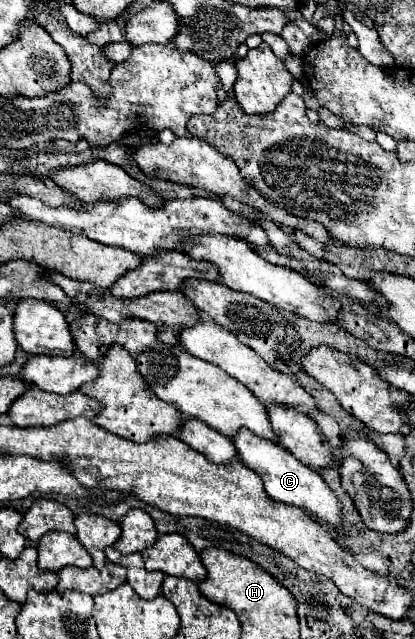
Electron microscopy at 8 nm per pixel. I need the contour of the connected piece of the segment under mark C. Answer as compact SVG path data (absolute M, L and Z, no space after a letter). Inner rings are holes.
M240 428L240 432L236 432L236 436L232 436L232 444L236 446L238 458L262 478L266 494L272 496L272 500L300 506L332 526L340 524L340 502L316 470L310 470L308 466L304 466L280 444L276 444L272 440L264 440L260 436L256 436L254 432L248 432L246 428Z

